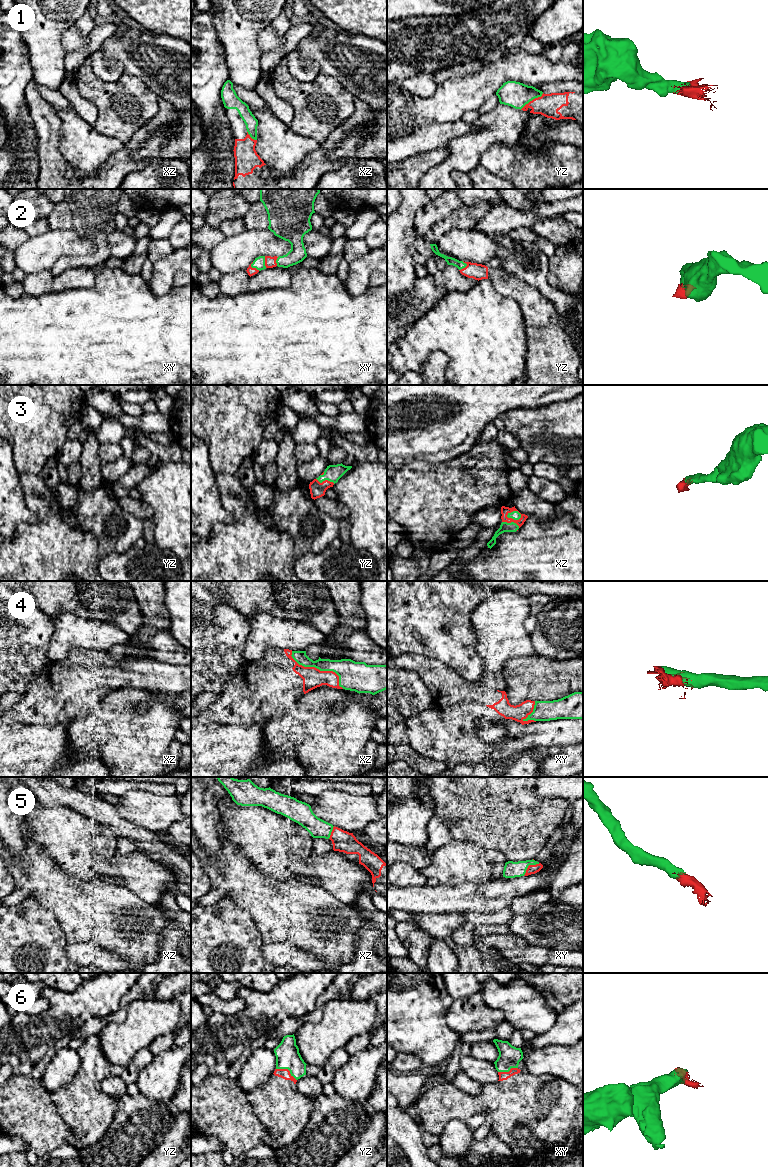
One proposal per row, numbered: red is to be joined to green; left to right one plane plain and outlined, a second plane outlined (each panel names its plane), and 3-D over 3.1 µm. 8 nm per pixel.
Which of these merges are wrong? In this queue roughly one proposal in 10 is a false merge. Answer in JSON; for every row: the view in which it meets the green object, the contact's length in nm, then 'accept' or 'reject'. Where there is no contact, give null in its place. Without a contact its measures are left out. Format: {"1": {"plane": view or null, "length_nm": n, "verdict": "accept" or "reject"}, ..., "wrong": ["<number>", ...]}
{"1": {"plane": "yz", "length_nm": 240, "verdict": "accept"}, "2": {"plane": "yz", "length_nm": 90, "verdict": "accept"}, "3": {"plane": "xz", "length_nm": 170, "verdict": "accept"}, "4": {"plane": "xz", "length_nm": 500, "verdict": "accept"}, "5": {"plane": "xy", "length_nm": 170, "verdict": "accept"}, "6": {"plane": "yz", "length_nm": 190, "verdict": "accept"}, "wrong": []}

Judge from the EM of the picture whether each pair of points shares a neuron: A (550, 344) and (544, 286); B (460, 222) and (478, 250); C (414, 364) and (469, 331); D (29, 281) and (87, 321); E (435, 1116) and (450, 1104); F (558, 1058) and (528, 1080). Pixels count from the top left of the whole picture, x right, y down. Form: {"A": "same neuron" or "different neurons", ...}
{"A": "different neurons", "B": "different neurons", "C": "same neuron", "D": "different neurons", "E": "same neuron", "F": "different neurons"}

